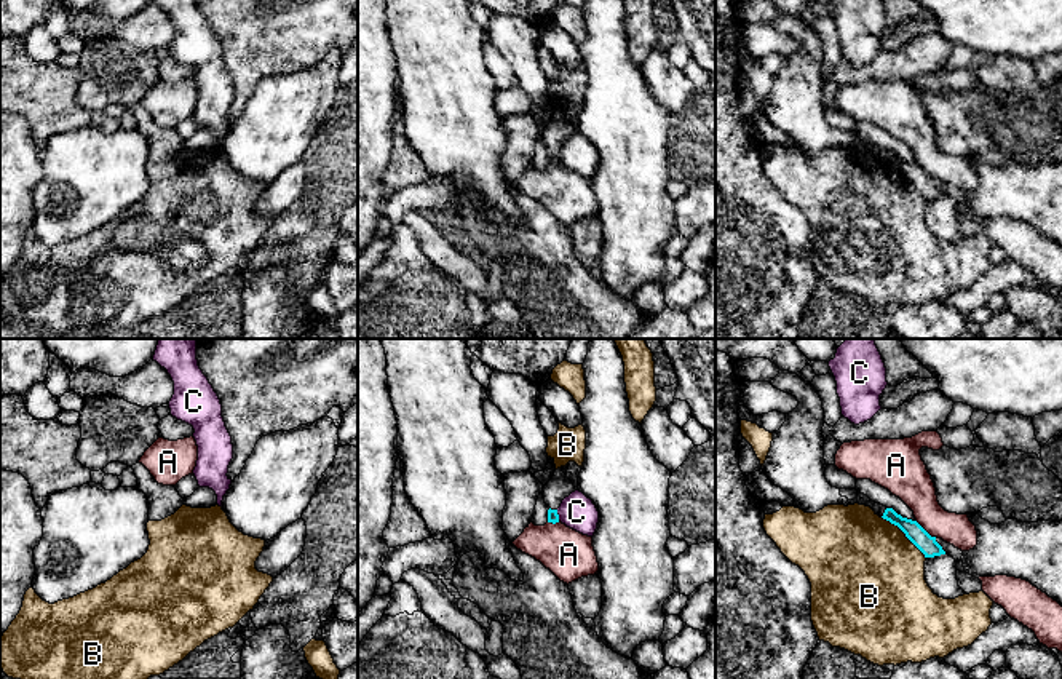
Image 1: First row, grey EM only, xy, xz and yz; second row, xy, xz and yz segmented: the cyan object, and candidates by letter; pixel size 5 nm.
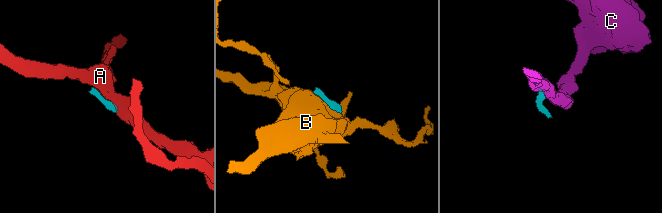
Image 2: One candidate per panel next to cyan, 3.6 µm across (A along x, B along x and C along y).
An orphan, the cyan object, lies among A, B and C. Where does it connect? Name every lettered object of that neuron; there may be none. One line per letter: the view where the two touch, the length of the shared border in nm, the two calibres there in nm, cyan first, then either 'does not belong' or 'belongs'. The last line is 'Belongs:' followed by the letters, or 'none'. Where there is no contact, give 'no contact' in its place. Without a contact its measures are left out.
A: yz | 130 nm | 90/200 nm | does not belong
B: yz | 300 nm | 90/500 nm | does not belong
C: xz | 60 nm | 60/180 nm | does not belong
Belongs: none

